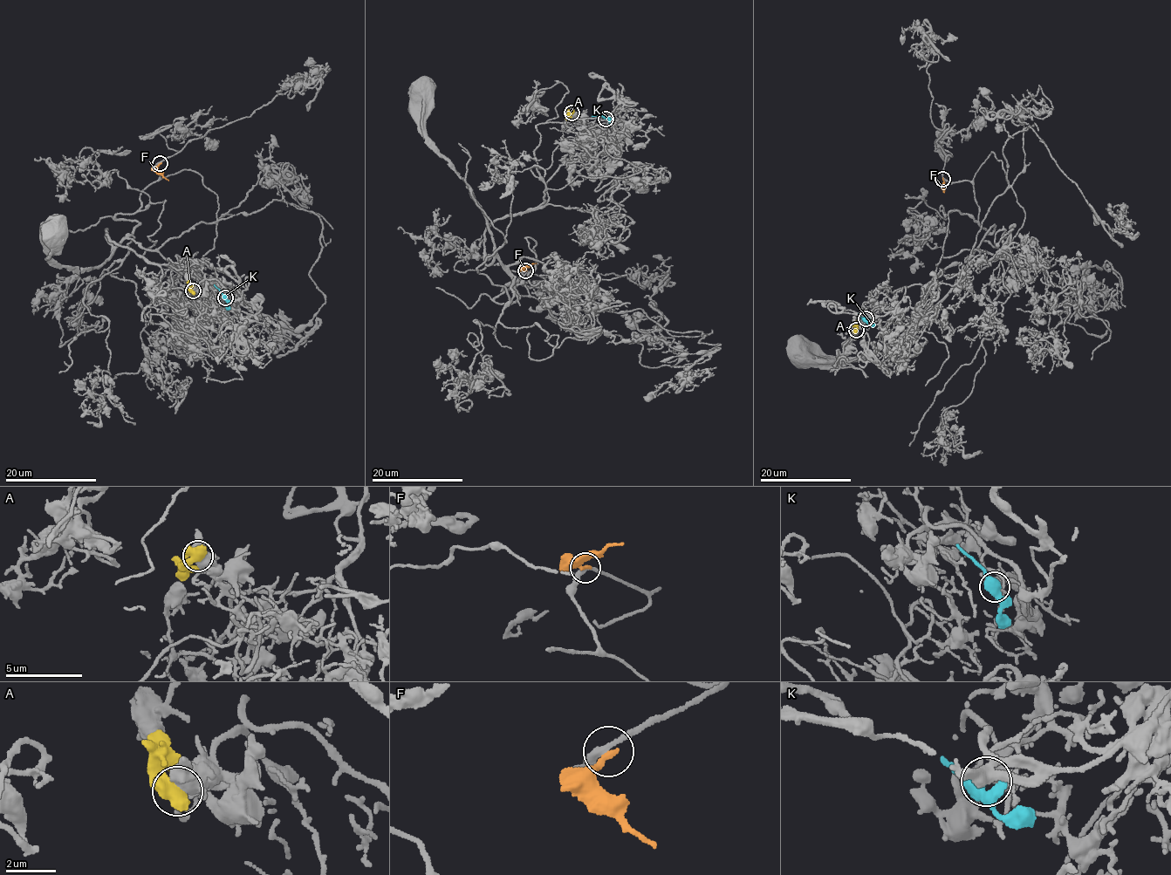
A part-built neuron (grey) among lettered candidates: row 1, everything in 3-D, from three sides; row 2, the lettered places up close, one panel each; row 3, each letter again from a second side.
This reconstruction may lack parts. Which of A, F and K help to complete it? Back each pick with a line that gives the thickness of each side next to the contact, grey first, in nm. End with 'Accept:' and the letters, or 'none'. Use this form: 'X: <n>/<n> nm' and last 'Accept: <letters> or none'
K: 150/480 nm
Accept: K

